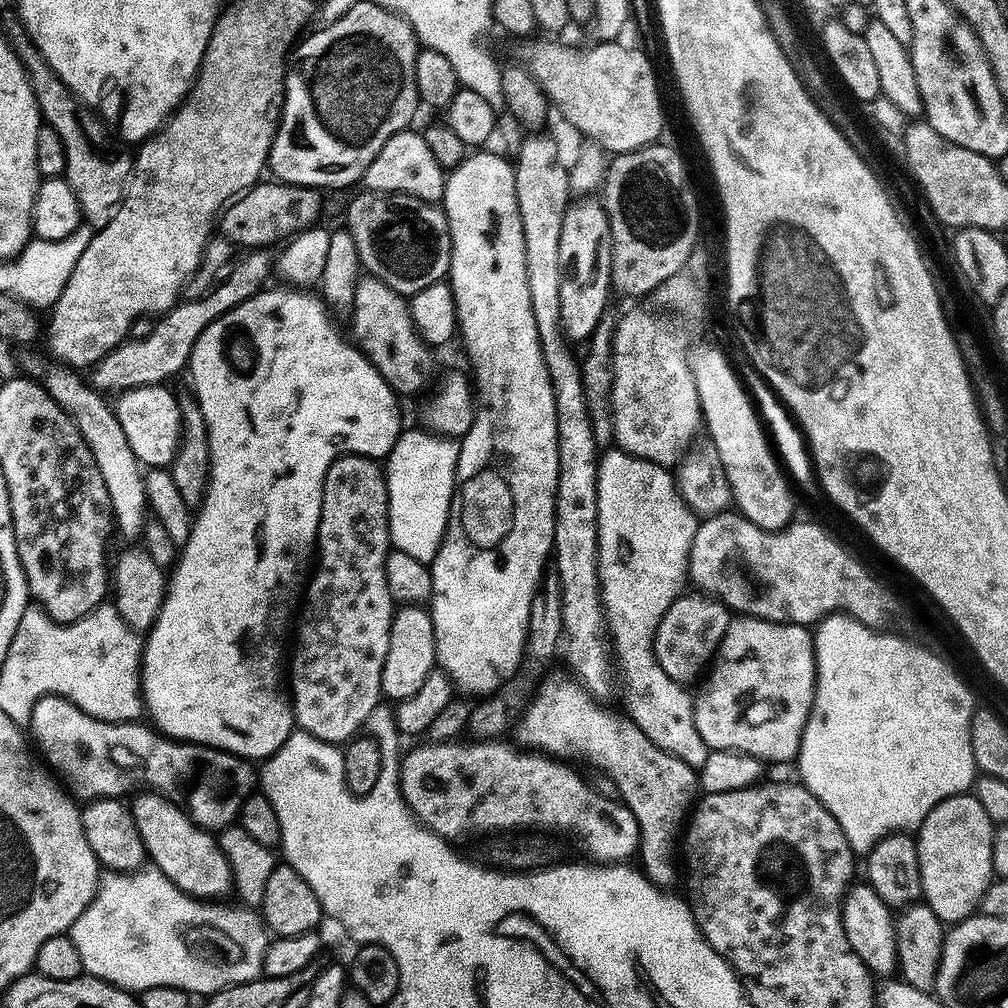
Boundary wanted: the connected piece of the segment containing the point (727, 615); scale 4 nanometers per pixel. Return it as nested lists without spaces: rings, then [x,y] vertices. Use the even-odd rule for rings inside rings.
[[[695,594],[680,595],[662,614],[662,622],[658,622],[654,634],[654,654],[658,666],[674,678],[674,682],[688,686],[696,675],[703,673],[711,665],[718,646],[726,634],[726,626],[734,619],[733,613],[722,601],[716,600],[713,596]]]

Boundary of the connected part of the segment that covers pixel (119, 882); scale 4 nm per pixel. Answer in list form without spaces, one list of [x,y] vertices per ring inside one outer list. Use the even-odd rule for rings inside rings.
[[[154,866],[138,868],[133,873],[108,870],[101,875],[100,884],[96,888],[90,906],[86,906],[86,910],[82,914],[78,914],[78,918],[72,924],[70,935],[74,946],[78,949],[78,955],[82,958],[82,966],[87,975],[102,978],[108,984],[113,984],[133,994],[150,990],[150,986],[174,986],[189,994],[197,992],[200,998],[204,998],[218,990],[229,988],[230,985],[237,983],[238,978],[258,980],[264,975],[265,945],[256,944],[256,936],[252,932],[236,932],[236,924],[232,921],[231,914],[222,905],[223,903],[220,902],[197,900],[195,896],[186,895],[185,892],[174,886],[174,882],[170,882],[170,878],[166,878],[166,874],[162,874],[162,870],[158,870]]]

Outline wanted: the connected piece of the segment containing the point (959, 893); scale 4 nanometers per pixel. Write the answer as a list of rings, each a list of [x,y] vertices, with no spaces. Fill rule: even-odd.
[[[961,794],[935,801],[915,833],[922,900],[946,926],[973,915],[992,884],[993,827],[976,795]]]

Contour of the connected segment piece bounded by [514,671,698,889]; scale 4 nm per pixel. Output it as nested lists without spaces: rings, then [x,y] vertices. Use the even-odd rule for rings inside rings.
[[[563,671],[556,672],[553,676],[548,676],[544,681],[539,681],[538,691],[529,699],[528,707],[524,710],[524,715],[520,717],[518,723],[515,725],[514,732],[520,735],[519,743],[523,745],[525,749],[535,750],[538,752],[543,752],[553,758],[563,758],[568,762],[576,762],[572,760],[585,760],[588,764],[593,764],[596,767],[595,771],[597,773],[609,776],[609,778],[614,782],[614,786],[618,786],[620,795],[622,797],[622,804],[625,809],[629,808],[632,811],[632,816],[636,819],[636,824],[641,828],[644,833],[640,836],[640,860],[639,863],[642,865],[642,871],[645,876],[648,877],[651,884],[656,885],[658,888],[667,889],[668,884],[672,884],[676,880],[676,872],[678,876],[678,868],[676,868],[672,863],[677,863],[678,860],[678,837],[681,835],[682,829],[686,824],[686,813],[693,807],[694,801],[698,796],[698,772],[697,769],[691,768],[686,762],[682,762],[677,756],[672,756],[668,752],[663,752],[660,747],[654,742],[650,742],[650,738],[646,738],[646,734],[642,734],[642,730],[636,725],[631,718],[627,715],[621,714],[619,716],[616,712],[611,712],[608,708],[603,708],[601,701],[597,697],[593,696],[579,680],[573,678],[571,675],[565,674]]]

